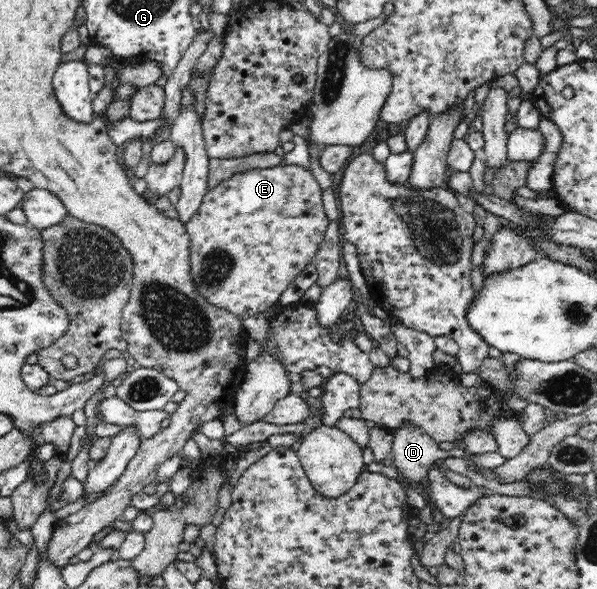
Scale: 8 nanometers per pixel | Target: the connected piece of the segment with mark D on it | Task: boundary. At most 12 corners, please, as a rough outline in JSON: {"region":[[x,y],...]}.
{"region":[[423,429],[394,431],[392,464],[417,487],[437,460],[455,456]]}

